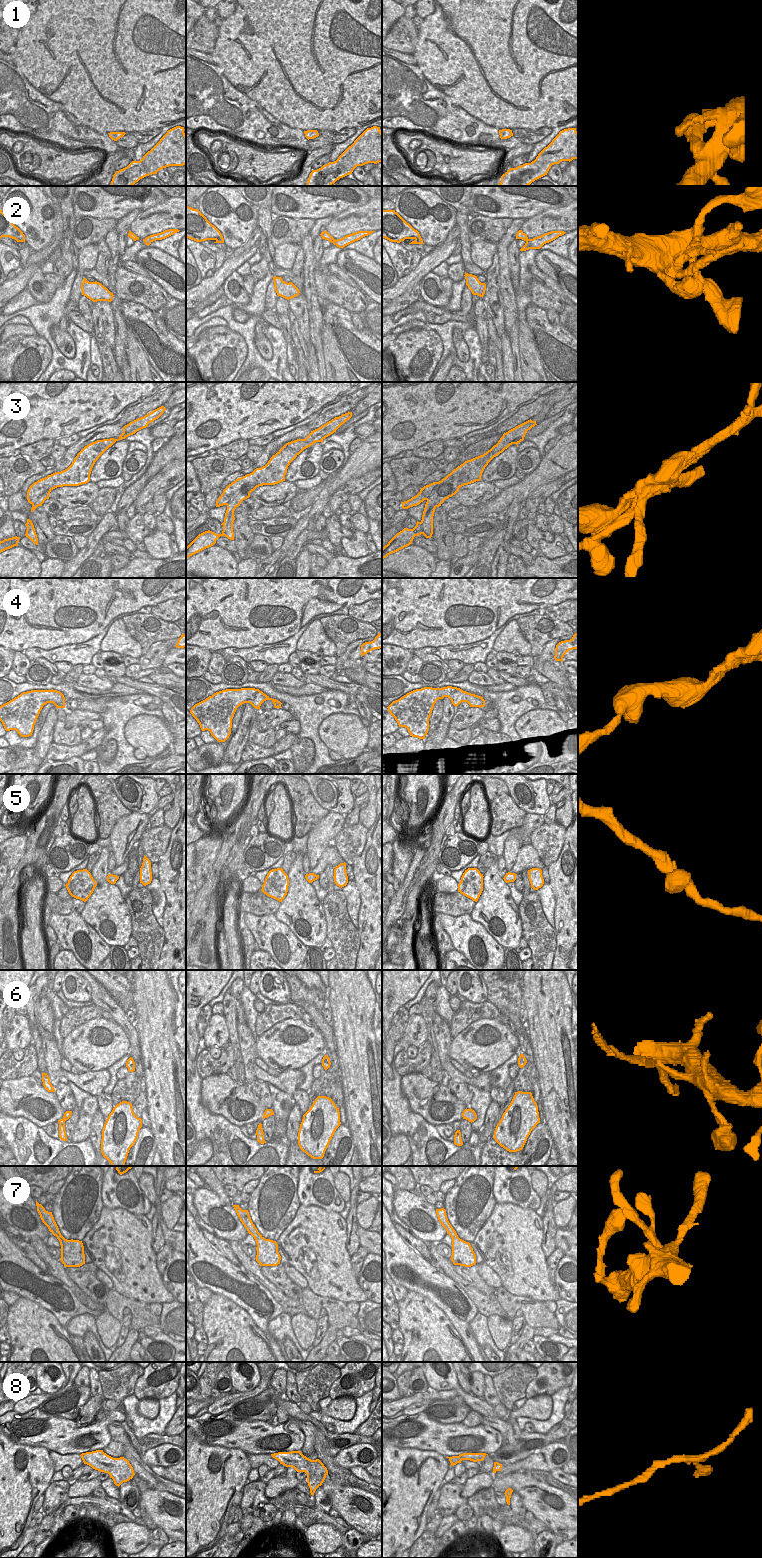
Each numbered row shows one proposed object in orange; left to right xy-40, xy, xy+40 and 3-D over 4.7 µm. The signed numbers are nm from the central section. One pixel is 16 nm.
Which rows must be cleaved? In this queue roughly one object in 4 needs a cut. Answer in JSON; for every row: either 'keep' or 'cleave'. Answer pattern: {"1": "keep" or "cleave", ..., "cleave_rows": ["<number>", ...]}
{"1": "keep", "2": "keep", "3": "cleave", "4": "keep", "5": "keep", "6": "cleave", "7": "keep", "8": "keep", "cleave_rows": ["3", "6"]}

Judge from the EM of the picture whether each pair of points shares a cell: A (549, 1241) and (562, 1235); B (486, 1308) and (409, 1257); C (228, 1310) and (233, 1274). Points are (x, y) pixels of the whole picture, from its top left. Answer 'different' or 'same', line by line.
A: different
B: different
C: different

